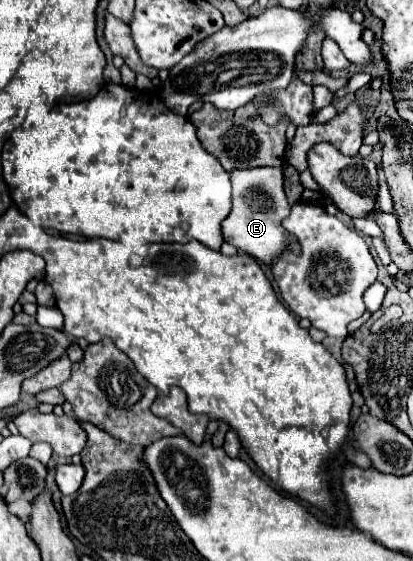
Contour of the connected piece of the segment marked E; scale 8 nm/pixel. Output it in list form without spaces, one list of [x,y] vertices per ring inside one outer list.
[[[254,167],[254,169],[236,169],[230,173],[232,181],[232,211],[222,221],[224,241],[232,243],[238,251],[252,255],[254,259],[272,265],[284,251],[300,255],[300,247],[286,247],[288,233],[282,227],[282,221],[290,215],[290,203],[282,185],[282,171],[276,167]]]

